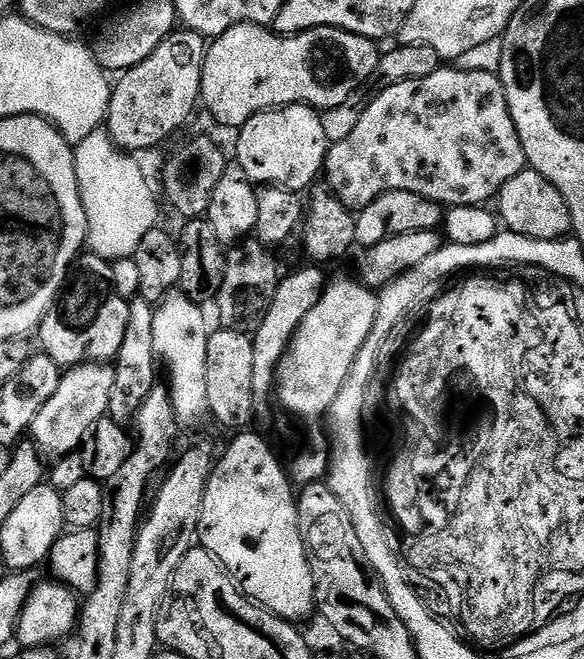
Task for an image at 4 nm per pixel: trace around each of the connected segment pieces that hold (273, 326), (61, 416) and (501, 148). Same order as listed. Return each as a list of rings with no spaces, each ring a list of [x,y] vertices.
[[[310,266],[314,268],[300,268],[297,272],[292,272],[283,277],[274,290],[274,302],[270,302],[270,310],[266,310],[266,318],[256,327],[252,336],[254,346],[254,398],[257,402],[264,402],[268,395],[273,395],[276,383],[276,369],[280,366],[280,359],[288,351],[288,343],[292,340],[292,335],[298,330],[302,318],[318,306],[326,287],[323,267]]]
[[[78,364],[69,367],[61,375],[58,390],[38,410],[30,429],[31,443],[45,457],[69,456],[83,445],[86,434],[103,418],[109,415],[110,390],[114,390],[114,367],[103,364]]]
[[[441,66],[426,78],[379,89],[375,93],[377,96],[369,99],[353,132],[329,147],[323,175],[328,176],[326,184],[345,207],[365,208],[374,198],[387,192],[418,194],[448,208],[471,204],[484,206],[489,203],[487,200],[495,201],[499,197],[502,186],[506,186],[514,174],[525,171],[528,159],[522,150],[499,75],[495,71],[483,72],[480,68],[456,67],[460,66]]]

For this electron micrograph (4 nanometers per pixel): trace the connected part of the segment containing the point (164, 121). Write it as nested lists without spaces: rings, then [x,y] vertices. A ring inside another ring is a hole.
[[[174,30],[138,66],[129,68],[115,81],[108,107],[106,130],[120,148],[141,154],[168,140],[192,116],[201,103],[205,37],[196,32]],[[120,80],[120,81],[119,81]]]

